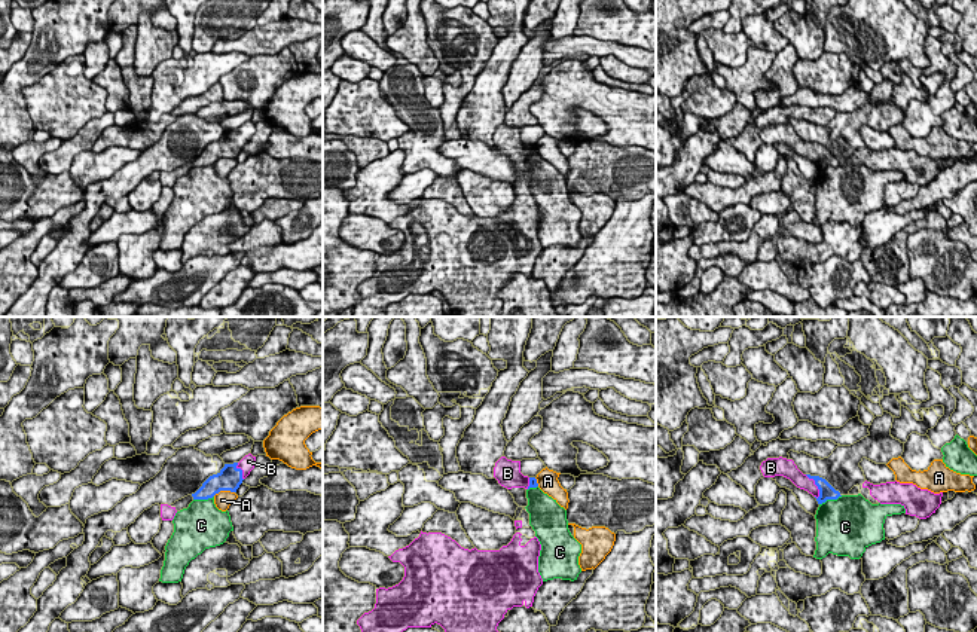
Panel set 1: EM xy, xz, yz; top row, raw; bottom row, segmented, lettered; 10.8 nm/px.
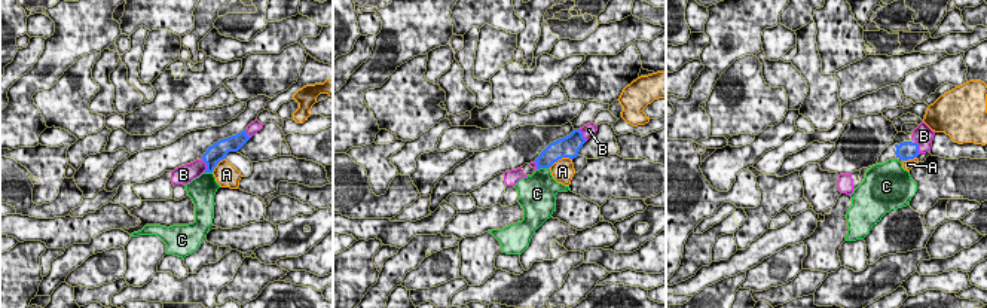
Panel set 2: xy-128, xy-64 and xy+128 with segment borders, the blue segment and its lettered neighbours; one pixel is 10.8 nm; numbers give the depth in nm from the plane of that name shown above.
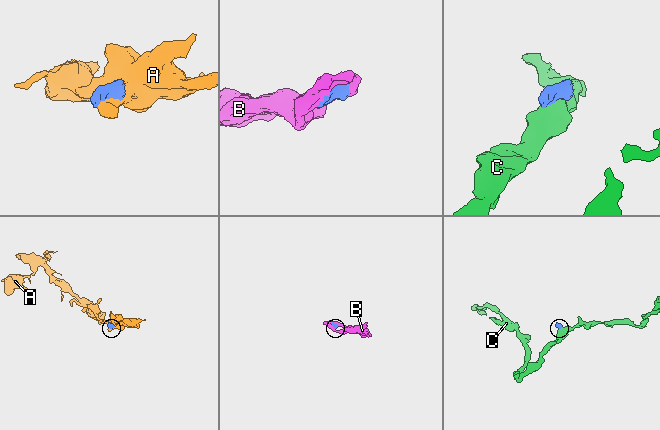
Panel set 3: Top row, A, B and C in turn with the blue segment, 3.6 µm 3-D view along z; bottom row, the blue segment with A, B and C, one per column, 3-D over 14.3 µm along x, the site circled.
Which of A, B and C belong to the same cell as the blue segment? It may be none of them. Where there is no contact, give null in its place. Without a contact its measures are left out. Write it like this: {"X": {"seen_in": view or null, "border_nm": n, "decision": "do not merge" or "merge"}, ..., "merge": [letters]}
{"A": {"seen_in": "xy", "border_nm": 240, "decision": "do not merge"}, "B": {"seen_in": "yz", "border_nm": 300, "decision": "merge"}, "C": {"seen_in": "yz", "border_nm": 280, "decision": "do not merge"}, "merge": ["B"]}

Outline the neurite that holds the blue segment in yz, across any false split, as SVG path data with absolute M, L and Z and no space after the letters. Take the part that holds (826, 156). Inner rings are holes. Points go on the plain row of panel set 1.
M767 125L761 129L760 137L764 144L784 143L790 146L797 155L812 161L818 171L827 167L837 167L840 162L825 146L819 143L803 141L793 126L787 125Z

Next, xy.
M251 120L245 122L239 129L225 131L225 134L217 141L210 143L202 150L202 153L195 161L192 161L193 167L208 167L220 158L236 159L254 132L256 123Z

